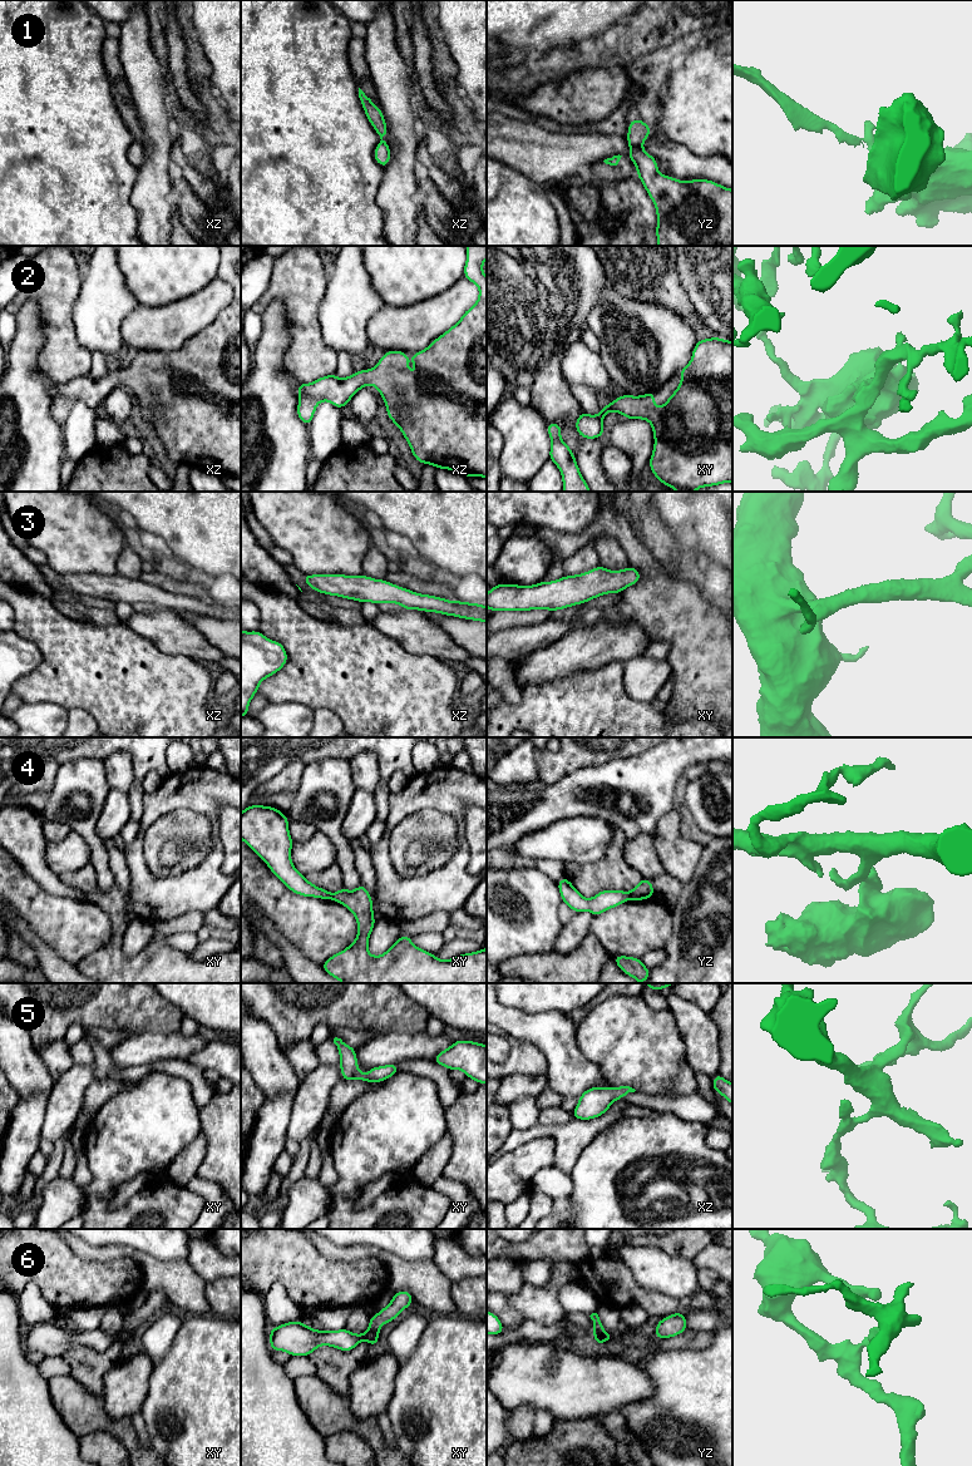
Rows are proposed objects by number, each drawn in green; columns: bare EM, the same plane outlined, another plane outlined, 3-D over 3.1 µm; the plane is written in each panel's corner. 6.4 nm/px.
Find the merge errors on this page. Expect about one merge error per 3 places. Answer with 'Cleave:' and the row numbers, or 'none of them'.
Cleave: 1, 4

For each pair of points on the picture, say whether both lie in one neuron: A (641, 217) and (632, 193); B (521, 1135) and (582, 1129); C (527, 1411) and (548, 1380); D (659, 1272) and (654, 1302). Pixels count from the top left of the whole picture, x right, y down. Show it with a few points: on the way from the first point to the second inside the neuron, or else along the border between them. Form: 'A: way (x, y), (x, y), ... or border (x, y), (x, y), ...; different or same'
A: way (641, 211), (633, 200); same
B: way (536, 1131), (567, 1131); same
C: border (536, 1407), (521, 1405), (509, 1412); different
D: border (632, 1273), (644, 1288), (679, 1299); different

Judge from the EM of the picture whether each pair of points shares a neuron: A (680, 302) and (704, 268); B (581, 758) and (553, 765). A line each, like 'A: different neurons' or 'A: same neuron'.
A: different neurons
B: same neuron

